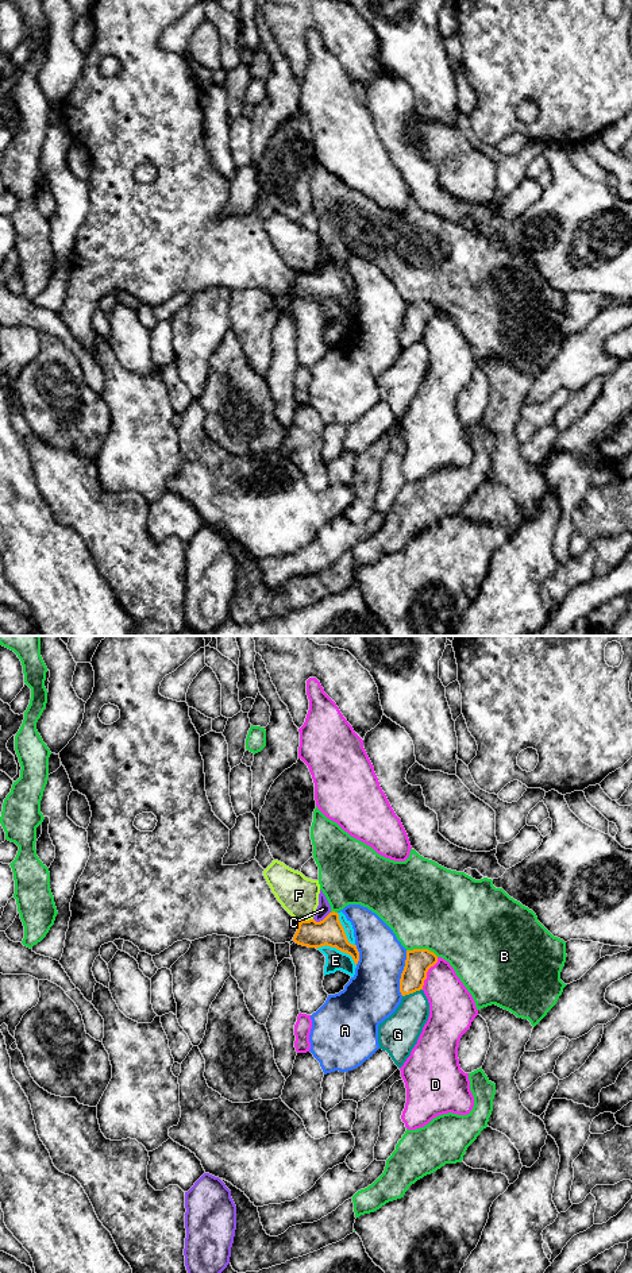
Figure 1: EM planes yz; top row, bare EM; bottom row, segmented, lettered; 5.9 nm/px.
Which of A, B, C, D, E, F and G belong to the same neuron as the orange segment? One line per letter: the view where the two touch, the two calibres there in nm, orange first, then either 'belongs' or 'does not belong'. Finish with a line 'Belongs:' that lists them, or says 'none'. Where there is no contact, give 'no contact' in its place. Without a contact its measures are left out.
A: yz | 150/320 nm | does not belong
B: yz | 150/500 nm | does not belong
C: yz | 160/80 nm | does not belong
D: yz | 150/280 nm | does not belong
E: yz | 160/130 nm | does not belong
F: yz | 160/240 nm | does not belong
G: yz | 150/220 nm | does not belong
Belongs: none

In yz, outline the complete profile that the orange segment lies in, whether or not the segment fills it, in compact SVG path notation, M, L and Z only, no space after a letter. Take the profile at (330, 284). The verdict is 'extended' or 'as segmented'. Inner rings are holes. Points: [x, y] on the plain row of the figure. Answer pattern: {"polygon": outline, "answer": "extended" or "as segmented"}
{"polygon": "M332 263L323 273L315 271L298 274L293 293L308 300L331 298L352 309L355 317L359 313L357 297L348 294L339 266Z", "answer": "as segmented"}

